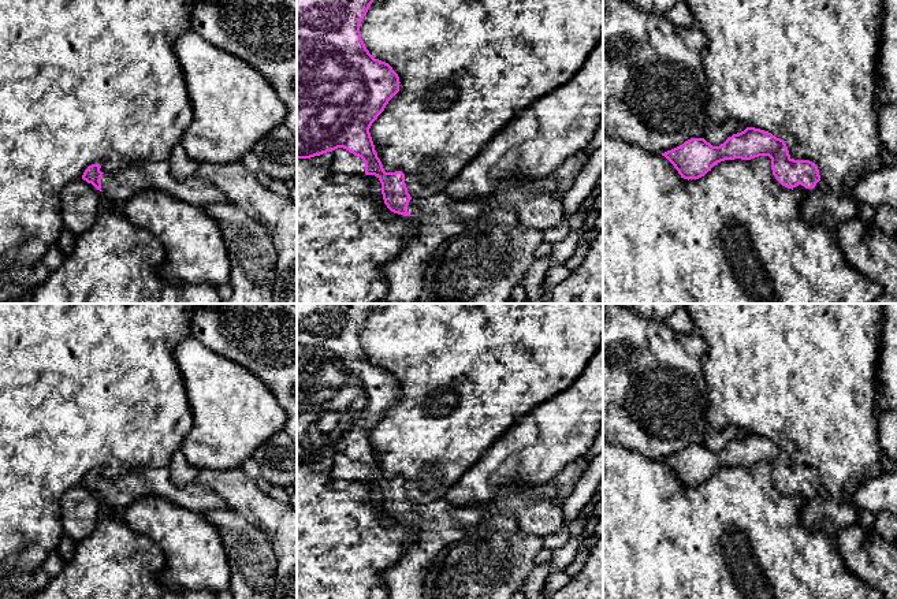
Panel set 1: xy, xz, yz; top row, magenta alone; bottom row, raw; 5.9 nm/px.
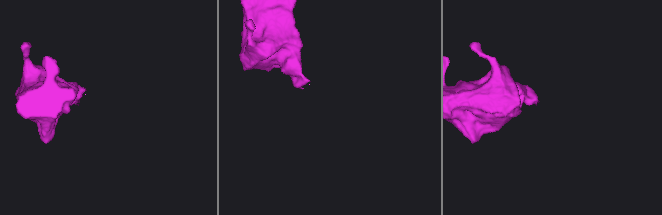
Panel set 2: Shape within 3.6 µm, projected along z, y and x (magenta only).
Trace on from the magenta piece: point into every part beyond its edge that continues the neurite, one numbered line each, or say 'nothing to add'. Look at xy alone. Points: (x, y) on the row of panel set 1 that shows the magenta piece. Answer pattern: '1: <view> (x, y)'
1: xy (121, 185)

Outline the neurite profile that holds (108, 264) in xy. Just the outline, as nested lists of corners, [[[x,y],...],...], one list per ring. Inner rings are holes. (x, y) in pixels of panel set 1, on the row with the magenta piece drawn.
[[[103,191],[96,223],[77,234],[74,249],[60,267],[31,291],[3,304],[224,304],[217,287],[209,283],[165,280],[160,275],[165,263],[161,242],[130,222],[119,205]]]

